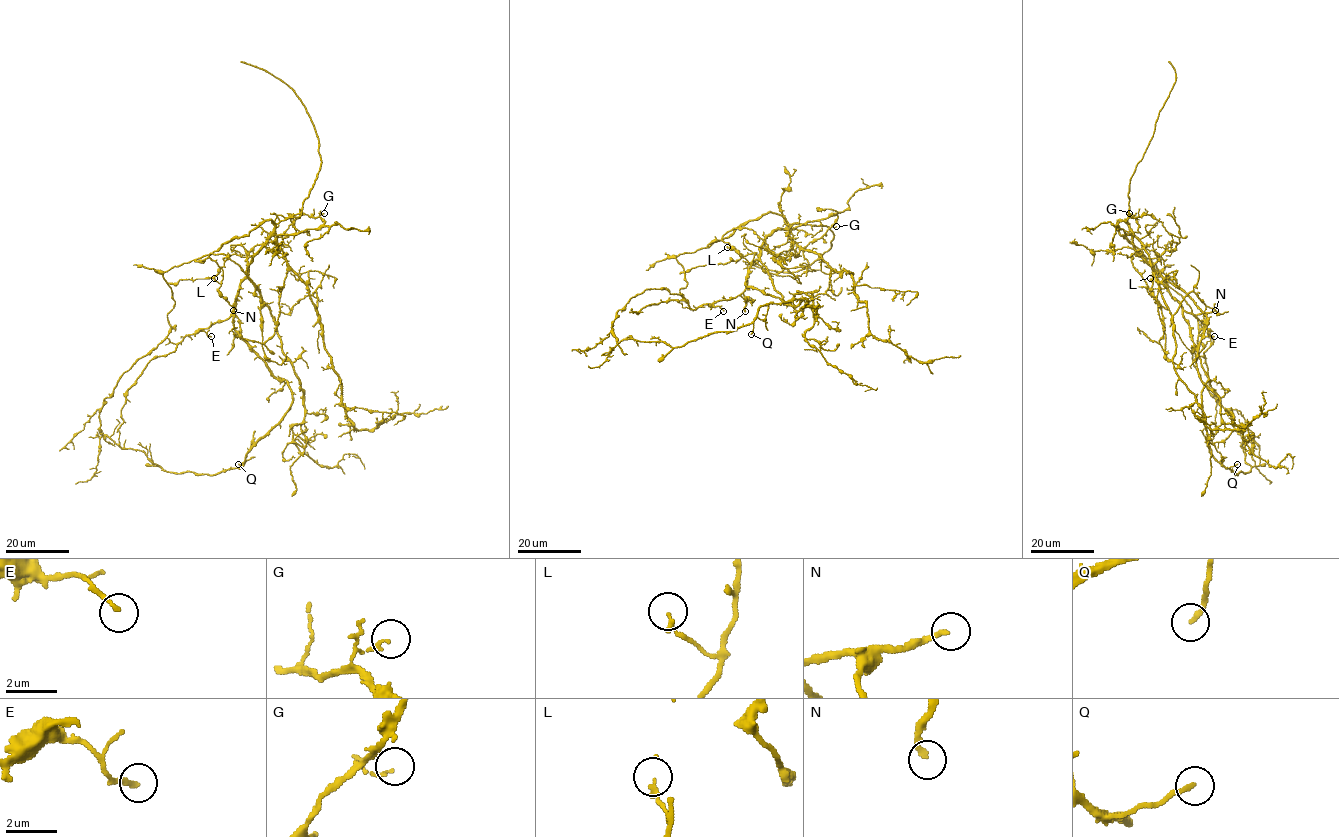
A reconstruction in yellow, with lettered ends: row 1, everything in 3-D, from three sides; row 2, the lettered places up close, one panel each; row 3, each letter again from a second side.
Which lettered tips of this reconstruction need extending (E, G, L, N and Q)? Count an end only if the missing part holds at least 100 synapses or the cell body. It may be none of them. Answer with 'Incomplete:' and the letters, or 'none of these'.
Incomplete: N

